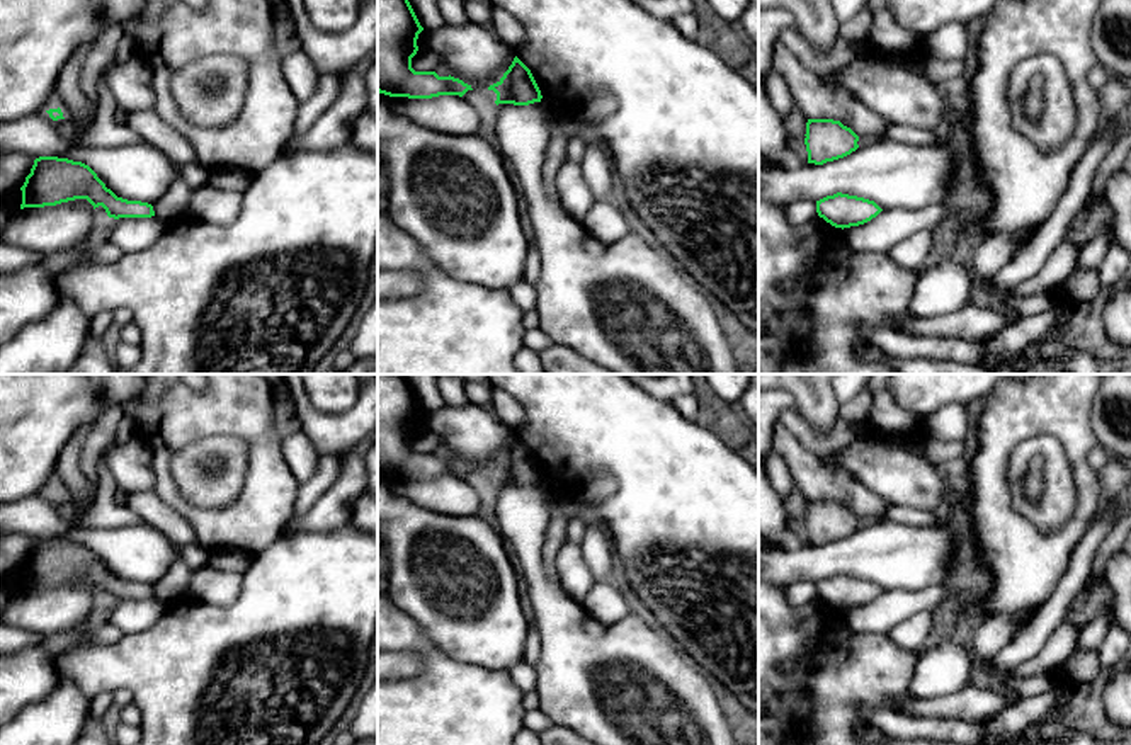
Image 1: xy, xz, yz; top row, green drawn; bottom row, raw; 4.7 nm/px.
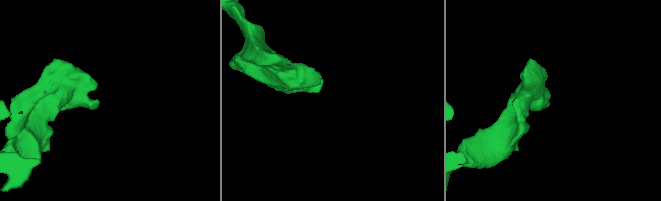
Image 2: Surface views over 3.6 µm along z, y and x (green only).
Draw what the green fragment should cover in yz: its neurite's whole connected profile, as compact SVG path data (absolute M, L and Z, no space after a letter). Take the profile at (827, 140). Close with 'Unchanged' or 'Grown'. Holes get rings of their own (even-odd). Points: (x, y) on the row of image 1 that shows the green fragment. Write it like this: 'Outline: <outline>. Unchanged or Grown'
Outline: M808 119L804 136L808 163L815 165L844 158L859 148L859 136L833 119Z. Unchanged

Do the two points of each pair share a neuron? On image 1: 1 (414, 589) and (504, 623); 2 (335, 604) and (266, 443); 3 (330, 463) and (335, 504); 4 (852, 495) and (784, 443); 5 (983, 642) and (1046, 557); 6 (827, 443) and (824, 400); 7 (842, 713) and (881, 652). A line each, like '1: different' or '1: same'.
1: same
2: same
3: different
4: same
5: different
6: different
7: same

